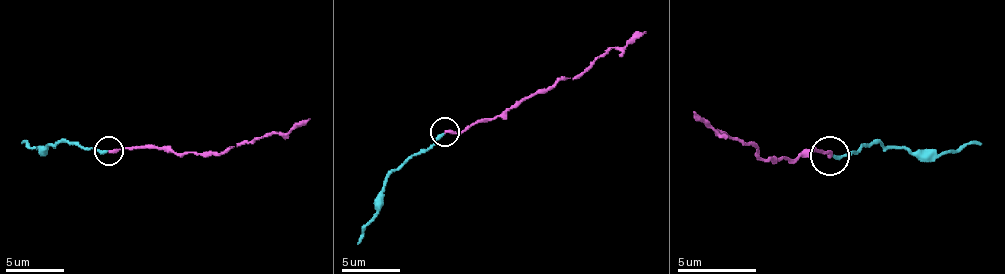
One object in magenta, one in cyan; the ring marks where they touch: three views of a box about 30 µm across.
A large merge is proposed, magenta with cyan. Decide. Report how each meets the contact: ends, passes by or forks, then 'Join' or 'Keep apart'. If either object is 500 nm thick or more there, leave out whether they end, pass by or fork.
At the ring magenta ends. At the ring cyan ends. Join

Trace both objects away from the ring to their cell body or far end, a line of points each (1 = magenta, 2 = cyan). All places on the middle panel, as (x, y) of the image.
1: (446, 132), (492, 121), (562, 80), (576, 77), (611, 48), (623, 48), (646, 31)
2: (446, 132), (387, 176), (379, 211), (358, 243)

